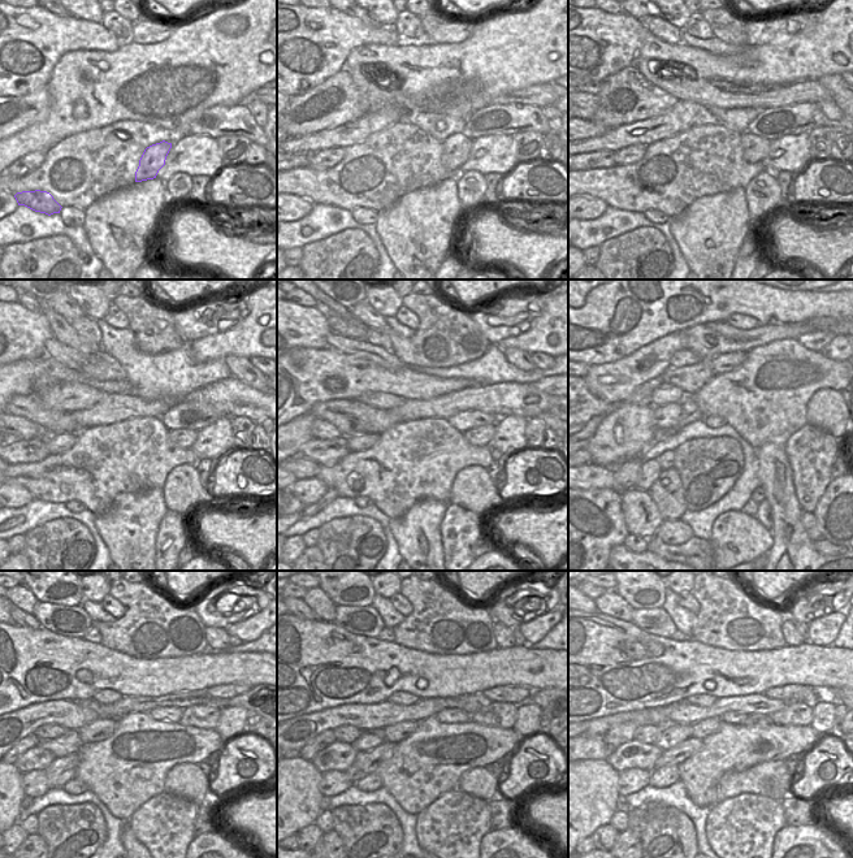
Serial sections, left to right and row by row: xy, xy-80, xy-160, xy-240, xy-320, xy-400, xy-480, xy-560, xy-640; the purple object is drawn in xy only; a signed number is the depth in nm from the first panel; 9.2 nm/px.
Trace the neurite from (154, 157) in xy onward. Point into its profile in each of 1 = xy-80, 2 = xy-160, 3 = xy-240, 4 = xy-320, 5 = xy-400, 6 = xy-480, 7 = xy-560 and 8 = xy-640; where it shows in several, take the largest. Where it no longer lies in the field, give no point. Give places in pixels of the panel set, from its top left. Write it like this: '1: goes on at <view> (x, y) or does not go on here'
1: goes on at xy-80 (455, 150)
2: goes on at xy-160 (754, 148)
3: goes on at xy-240 (183, 438)
4: goes on at xy-320 (481, 436)
5: goes on at xy-400 (780, 429)
6: goes on at xy-480 (202, 716)
7: goes on at xy-560 (492, 714)
8: goes on at xy-640 (795, 713)

